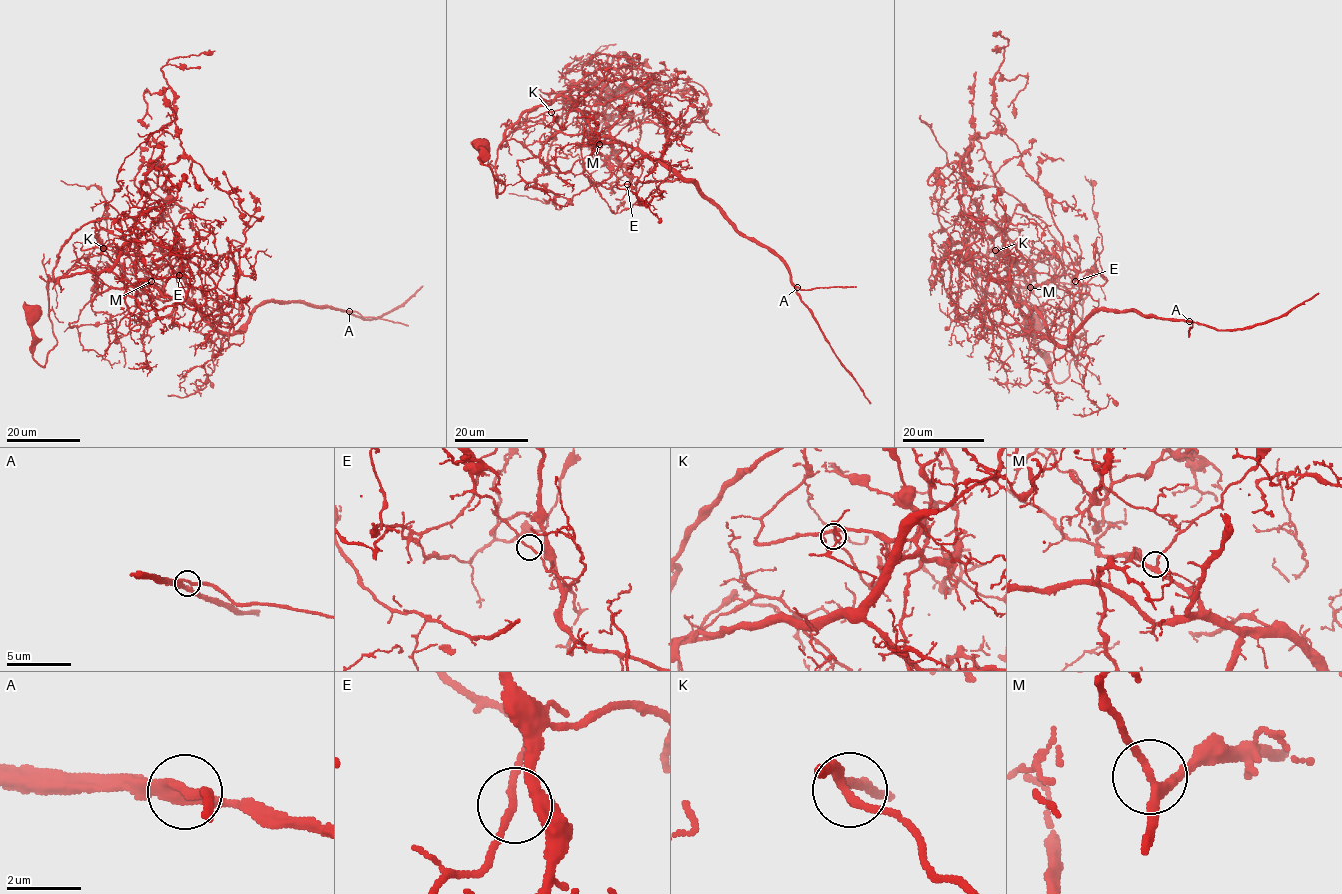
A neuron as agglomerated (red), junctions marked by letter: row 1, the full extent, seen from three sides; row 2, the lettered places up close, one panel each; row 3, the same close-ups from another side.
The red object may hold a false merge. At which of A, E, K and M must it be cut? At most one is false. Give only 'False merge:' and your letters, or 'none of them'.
False merge: E

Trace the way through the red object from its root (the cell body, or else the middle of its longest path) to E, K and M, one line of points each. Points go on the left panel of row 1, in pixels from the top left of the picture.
E: (32, 311), (31, 353), (44, 366), (56, 344), (47, 275), (103, 272), (154, 249), (179, 275)
K: (32, 311), (31, 353), (44, 366), (56, 344), (47, 275), (55, 281), (103, 272), (127, 251), (103, 248)
M: (32, 311), (31, 353), (44, 366), (56, 344), (47, 275), (86, 265), (109, 286), (160, 297), (151, 281)

